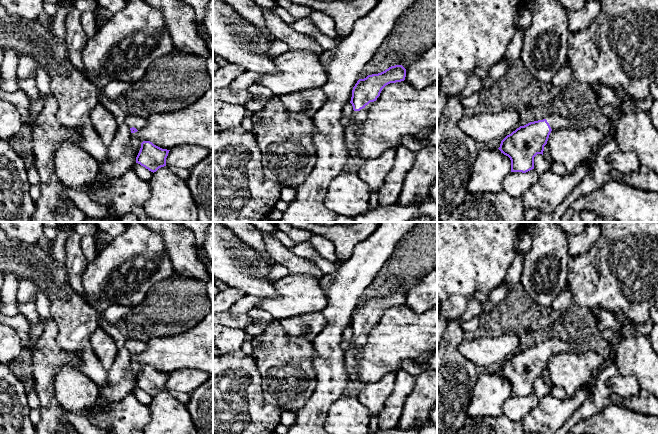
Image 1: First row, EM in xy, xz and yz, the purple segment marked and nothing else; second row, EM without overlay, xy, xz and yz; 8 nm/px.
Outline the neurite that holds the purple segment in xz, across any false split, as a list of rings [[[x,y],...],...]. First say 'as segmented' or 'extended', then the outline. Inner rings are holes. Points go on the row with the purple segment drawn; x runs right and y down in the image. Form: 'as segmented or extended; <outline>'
extended; [[[402,65],[391,66],[385,71],[368,75],[359,79],[352,90],[350,103],[353,111],[350,115],[350,124],[345,127],[345,145],[349,154],[354,152],[357,144],[357,132],[360,125],[365,121],[369,108],[380,96],[382,89],[390,84],[404,81],[406,69]]]

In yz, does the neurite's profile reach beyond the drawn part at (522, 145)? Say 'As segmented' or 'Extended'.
Extended

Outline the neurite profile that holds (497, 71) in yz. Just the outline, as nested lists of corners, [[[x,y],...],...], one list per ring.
[[[502,59],[489,69],[489,75],[487,78],[483,78],[484,89],[489,89],[492,85],[501,79],[510,68],[509,61]]]

